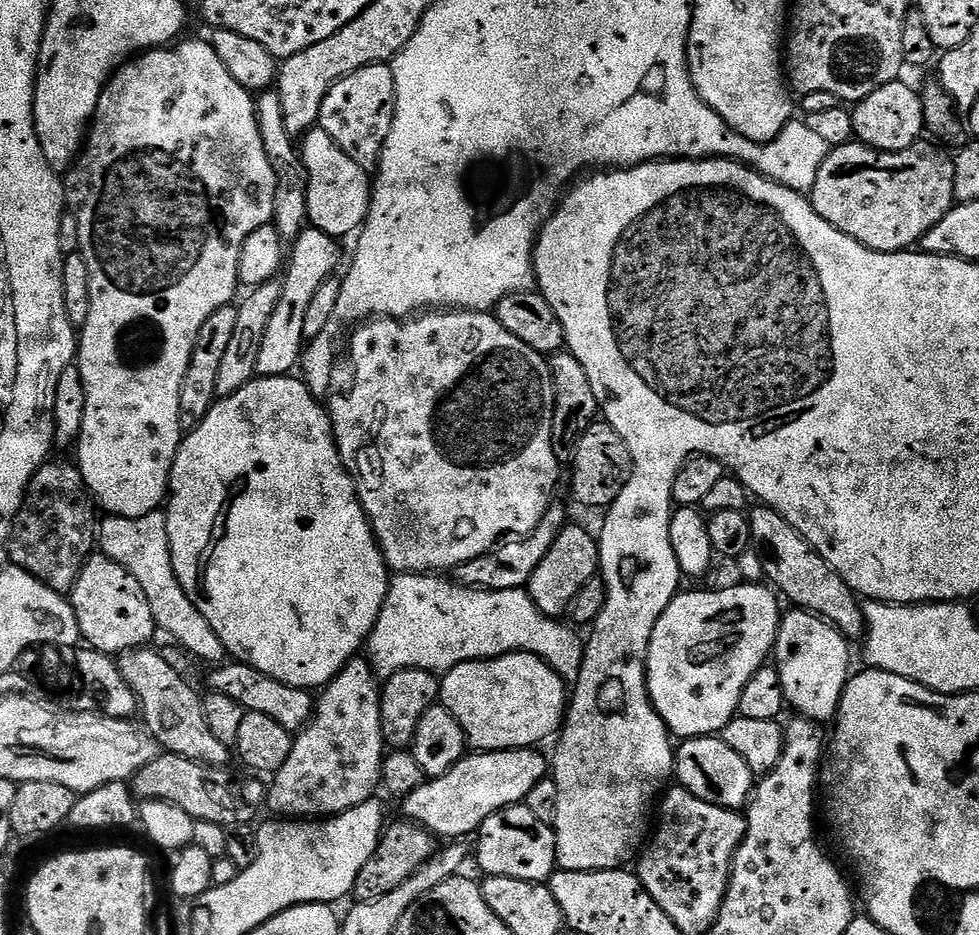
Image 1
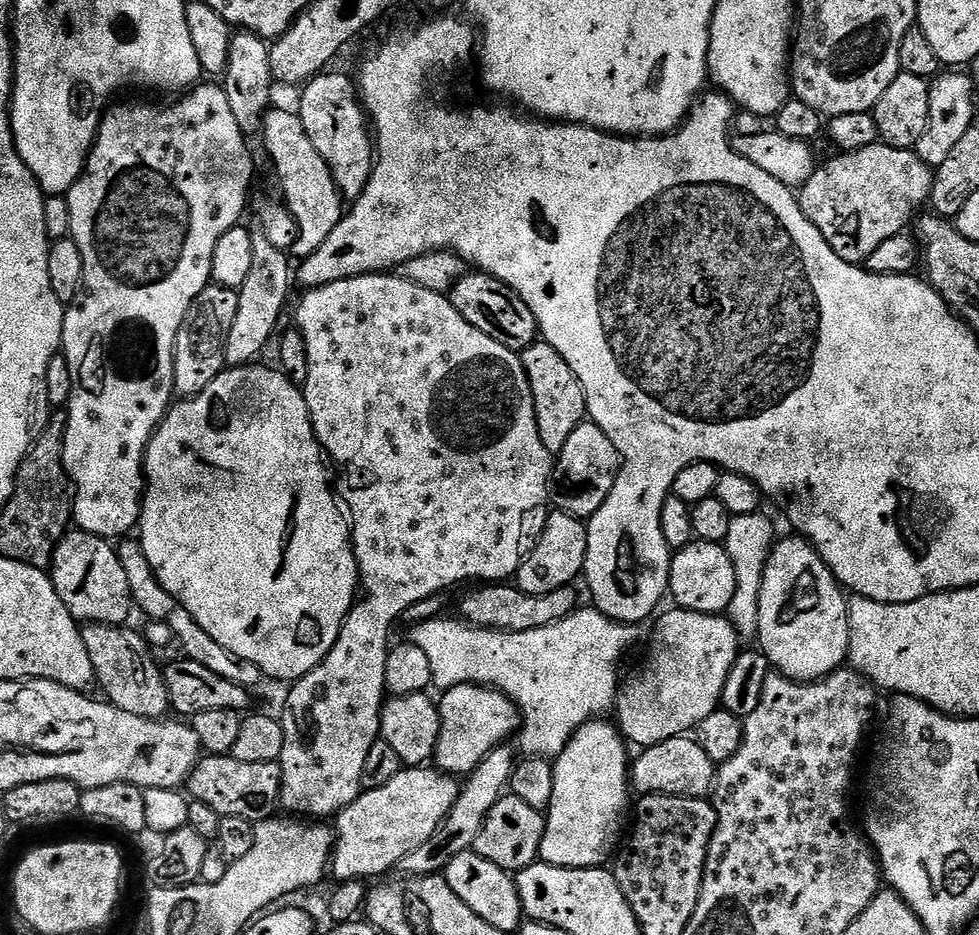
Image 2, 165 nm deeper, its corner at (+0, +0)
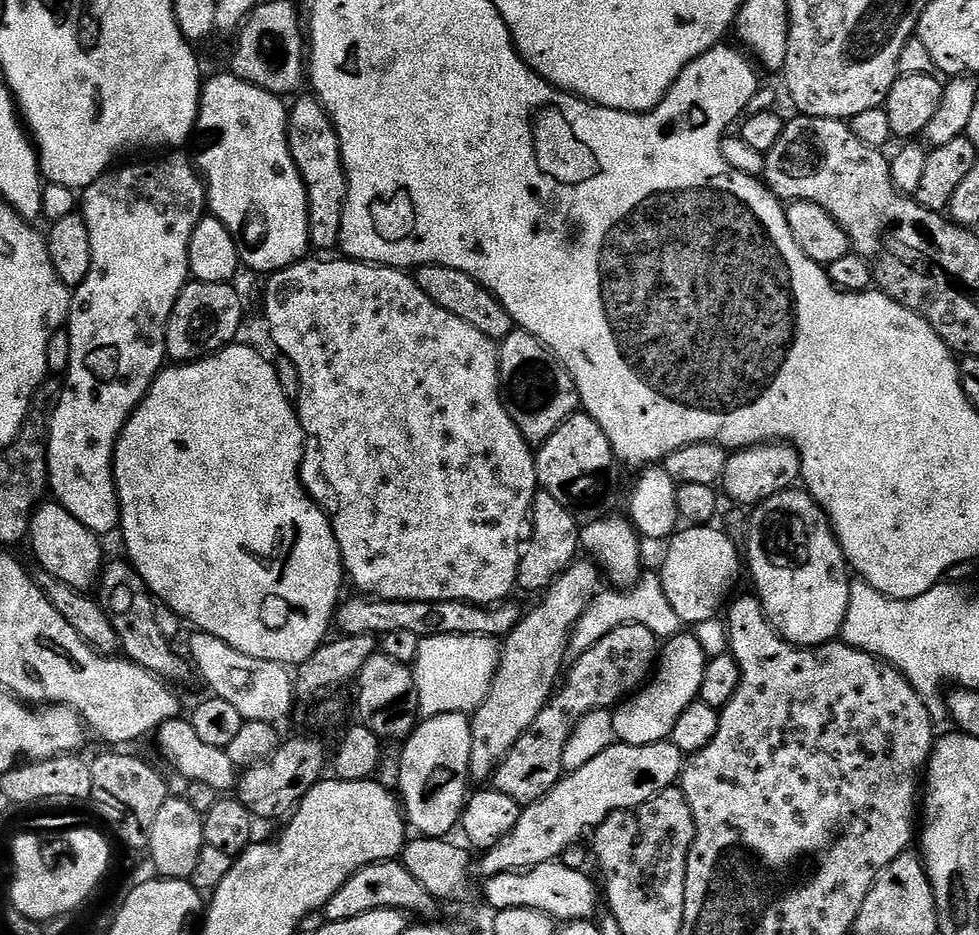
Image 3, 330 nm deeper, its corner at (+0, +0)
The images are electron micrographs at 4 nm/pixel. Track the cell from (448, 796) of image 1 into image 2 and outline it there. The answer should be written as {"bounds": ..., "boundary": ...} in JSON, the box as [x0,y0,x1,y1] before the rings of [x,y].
{"bounds":[330,766,462,881],"boundary":[[[408,766],[398,773],[386,786],[369,788],[361,791],[359,798],[350,802],[335,817],[334,847],[330,852],[330,872],[337,876],[337,881],[362,880],[368,876],[380,876],[383,872],[395,869],[410,854],[410,850],[418,850],[440,829],[450,810],[460,797],[462,788],[457,777],[447,775],[432,766]]]}

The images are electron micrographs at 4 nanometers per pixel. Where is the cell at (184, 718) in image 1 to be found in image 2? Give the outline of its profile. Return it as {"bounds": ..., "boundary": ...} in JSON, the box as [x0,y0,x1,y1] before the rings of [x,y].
{"bounds":[82,624,170,720],"boundary":[[[114,624],[83,625],[82,642],[86,642],[86,654],[90,654],[90,662],[94,666],[95,683],[98,688],[100,684],[105,692],[103,695],[107,703],[113,704],[118,710],[126,710],[126,714],[138,714],[138,718],[151,720],[167,717],[170,705],[161,661],[143,635],[130,629]]]}

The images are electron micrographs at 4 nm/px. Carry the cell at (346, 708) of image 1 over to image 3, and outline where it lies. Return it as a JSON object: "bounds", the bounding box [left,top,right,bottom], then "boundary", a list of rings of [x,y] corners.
{"bounds":[264,258,538,606],"boundary":[[[305,258],[267,277],[264,316],[268,319],[268,332],[272,335],[273,342],[284,351],[285,358],[296,367],[296,372],[300,375],[300,425],[305,433],[316,432],[316,436],[320,436],[320,444],[324,444],[324,468],[328,468],[328,477],[332,484],[336,484],[340,497],[344,499],[344,512],[336,515],[340,520],[336,537],[344,558],[347,579],[351,583],[353,580],[360,587],[357,589],[361,593],[381,600],[457,600],[467,604],[491,606],[509,599],[513,595],[512,591],[517,591],[518,588],[516,579],[520,569],[522,541],[530,524],[538,485],[533,445],[518,430],[518,426],[512,421],[509,405],[502,399],[500,350],[497,341],[474,330],[474,326],[462,322],[462,318],[442,310],[442,306],[434,303],[407,271],[386,268],[379,264],[362,264],[347,258],[312,259]]]}

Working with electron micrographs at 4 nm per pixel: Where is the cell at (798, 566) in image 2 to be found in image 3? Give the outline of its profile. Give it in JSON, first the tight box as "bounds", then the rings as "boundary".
{"bounds":[746,490,853,648],"boundary":[[[806,490],[796,491],[779,492],[751,509],[752,517],[748,520],[748,560],[746,556],[746,568],[752,571],[752,578],[756,582],[756,589],[754,589],[755,595],[758,597],[761,606],[764,607],[764,613],[772,624],[772,627],[785,640],[790,641],[794,645],[802,648],[816,648],[819,644],[833,643],[843,633],[844,619],[850,606],[850,590],[852,589],[853,581],[851,579],[848,580],[848,576],[850,577],[850,569],[844,558],[844,552],[840,549],[840,543],[836,540],[836,534],[832,530],[827,512],[824,511],[821,505],[816,503],[816,499],[809,492]]]}

